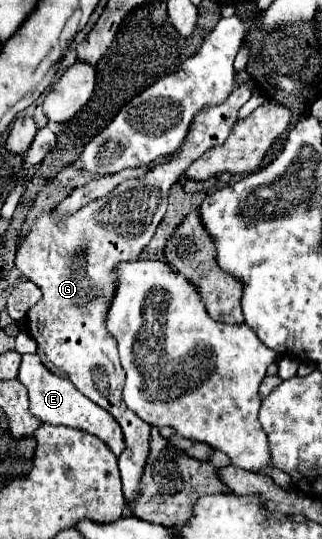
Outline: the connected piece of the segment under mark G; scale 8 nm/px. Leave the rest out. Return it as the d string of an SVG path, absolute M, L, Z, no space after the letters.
M241 85L229 95L225 105L201 113L201 117L193 121L185 145L177 151L181 153L177 161L153 169L145 179L121 183L109 197L95 199L71 215L57 217L55 209L43 211L17 247L17 271L43 291L43 297L27 313L27 333L37 341L39 351L43 351L55 367L63 369L83 395L107 409L123 429L127 447L119 457L119 471L129 511L141 495L139 485L149 455L151 425L127 409L121 397L125 371L119 363L117 341L107 331L107 313L117 291L117 267L125 261L135 261L147 247L165 215L169 187L179 181L191 161L227 141L237 123L237 111L247 103L251 93L253 87Z

